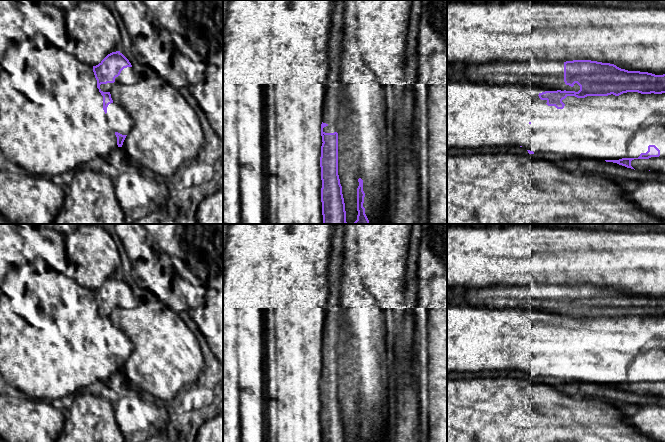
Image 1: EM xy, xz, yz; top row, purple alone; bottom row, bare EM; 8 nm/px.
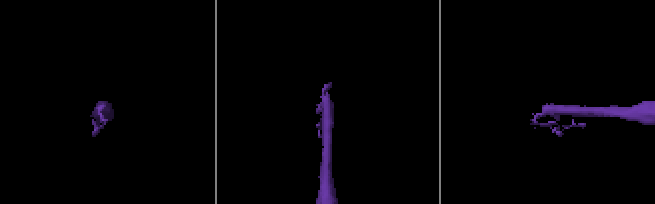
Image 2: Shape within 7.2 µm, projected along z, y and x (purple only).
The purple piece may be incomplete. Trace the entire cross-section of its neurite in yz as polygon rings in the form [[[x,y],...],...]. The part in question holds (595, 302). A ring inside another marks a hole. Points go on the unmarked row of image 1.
[[[535,283],[528,286],[489,286],[481,288],[447,288],[447,302],[452,304],[465,303],[467,305],[494,309],[522,308],[526,310],[542,310],[549,315],[539,317],[541,324],[546,324],[548,330],[563,333],[562,326],[567,320],[585,322],[587,320],[619,320],[627,316],[641,318],[665,317],[665,298],[655,299],[648,296],[628,295],[614,288],[591,284],[553,285]]]

